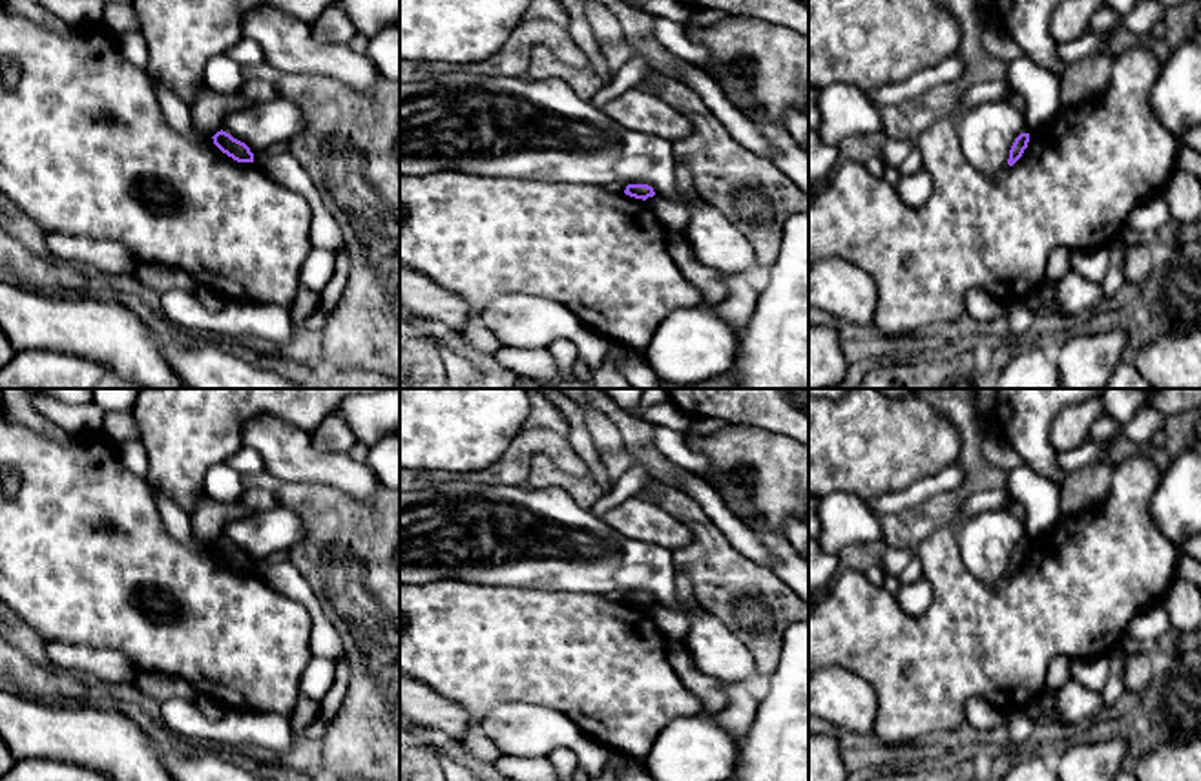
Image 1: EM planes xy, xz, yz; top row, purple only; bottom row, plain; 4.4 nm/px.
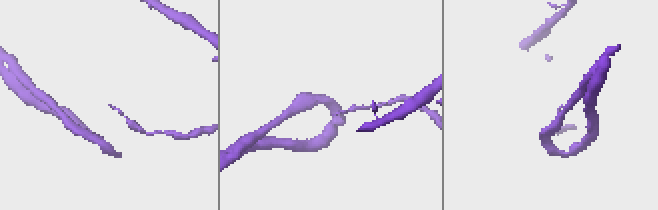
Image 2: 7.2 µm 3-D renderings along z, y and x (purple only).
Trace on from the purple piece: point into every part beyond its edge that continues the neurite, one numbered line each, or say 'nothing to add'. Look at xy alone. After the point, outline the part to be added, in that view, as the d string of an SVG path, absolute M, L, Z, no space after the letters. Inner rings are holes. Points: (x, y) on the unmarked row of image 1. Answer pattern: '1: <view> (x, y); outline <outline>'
nothing to add

